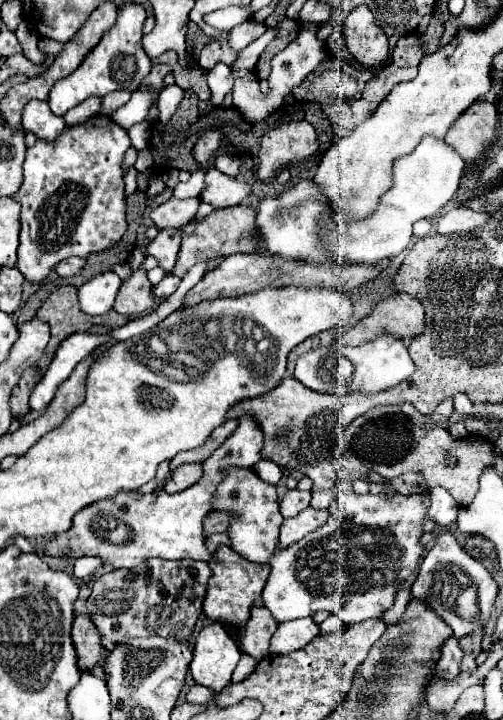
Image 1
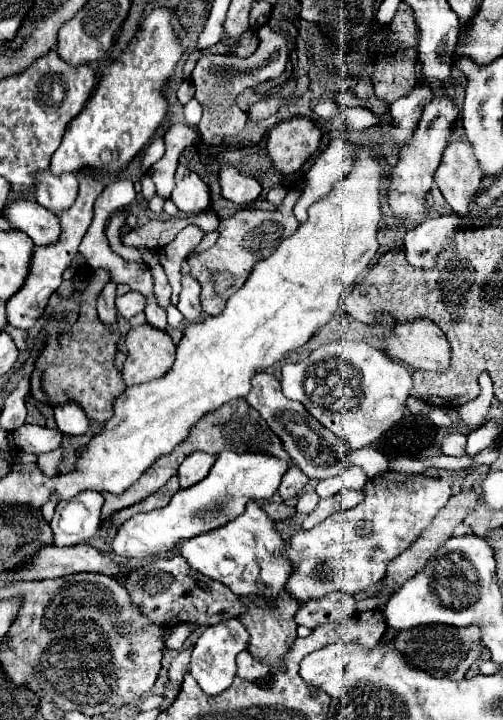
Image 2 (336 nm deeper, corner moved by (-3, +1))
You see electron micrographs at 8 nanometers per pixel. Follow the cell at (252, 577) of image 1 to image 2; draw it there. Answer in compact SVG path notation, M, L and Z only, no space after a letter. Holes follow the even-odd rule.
M285 592L277 598L275 604L267 604L267 606L257 606L255 602L251 602L251 598L243 598L243 602L247 604L247 612L241 614L239 620L249 632L247 650L259 660L269 660L271 672L275 672L279 668L281 656L287 652L287 646L291 646L291 642L297 638L297 624L293 622L293 614L299 608L299 604L293 598L289 598Z

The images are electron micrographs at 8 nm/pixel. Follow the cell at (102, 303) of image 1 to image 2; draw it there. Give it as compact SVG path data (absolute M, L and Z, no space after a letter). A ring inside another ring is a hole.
M127 292L125 296L117 296L117 302L115 302L115 308L117 308L117 314L123 316L123 318L133 318L137 312L141 312L145 308L145 298L143 294L139 292Z

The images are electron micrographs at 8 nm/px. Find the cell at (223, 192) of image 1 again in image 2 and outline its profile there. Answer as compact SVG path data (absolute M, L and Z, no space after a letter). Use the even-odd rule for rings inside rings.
M179 166L175 174L175 190L171 192L171 200L185 214L201 214L209 210L209 188L207 184L189 168Z

